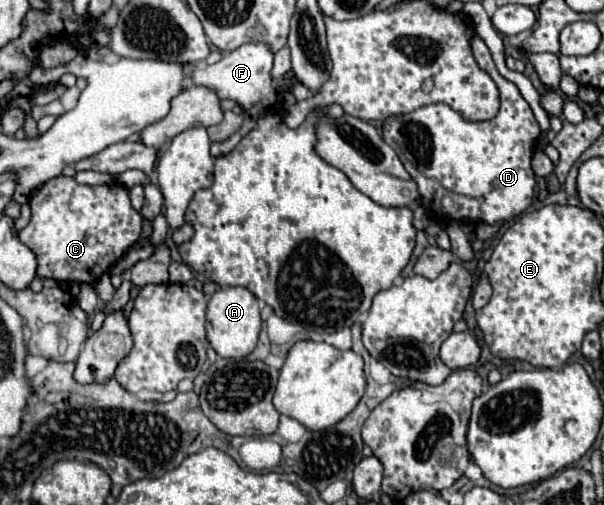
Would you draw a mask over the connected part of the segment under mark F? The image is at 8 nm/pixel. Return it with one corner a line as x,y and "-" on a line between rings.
262,42
260,44
242,44
242,48
228,52
218,64
192,70
190,78
198,86
216,90
220,98
236,100
244,110
256,102
262,102
264,106
274,106
278,102
278,94
274,94
274,90
268,88
268,82
272,80
272,76
270,76
272,64
274,64
274,52
270,50
268,44
262,44

